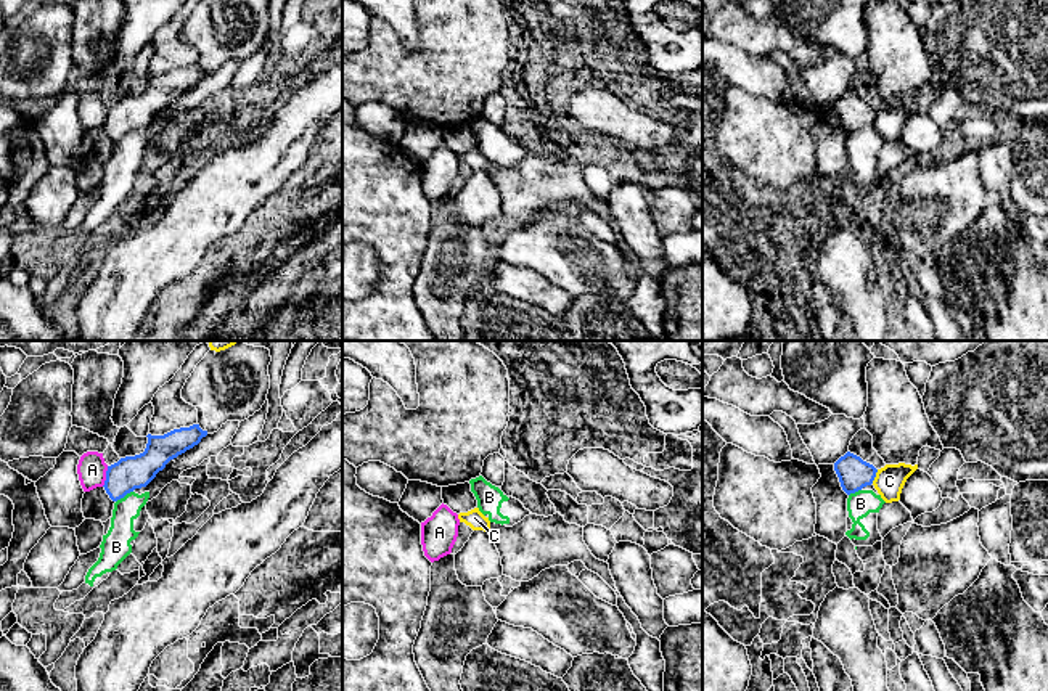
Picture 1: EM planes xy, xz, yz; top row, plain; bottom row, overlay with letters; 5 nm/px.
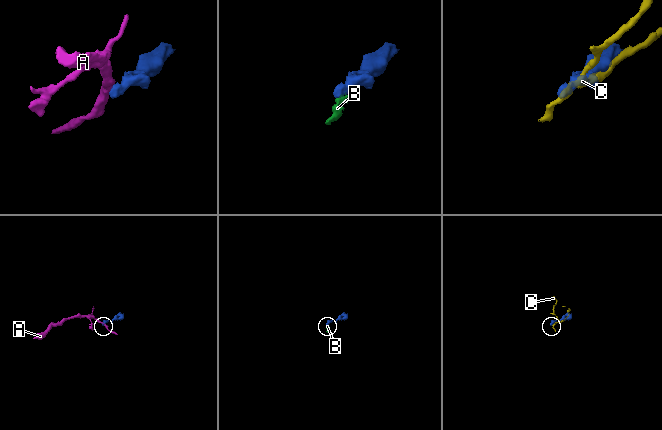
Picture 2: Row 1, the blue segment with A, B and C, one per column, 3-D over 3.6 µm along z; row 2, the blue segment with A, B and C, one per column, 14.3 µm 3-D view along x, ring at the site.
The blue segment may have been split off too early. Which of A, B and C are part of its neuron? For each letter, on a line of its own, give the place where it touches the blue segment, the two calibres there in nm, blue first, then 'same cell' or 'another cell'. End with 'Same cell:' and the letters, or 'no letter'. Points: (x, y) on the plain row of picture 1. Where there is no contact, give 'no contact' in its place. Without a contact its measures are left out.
A: xy (106, 116) | 170/140 nm | another cell
B: xy (124, 135) | 170/140 nm | another cell
C: yz (875, 116) | 160/150 nm | another cell
Same cell: no letter

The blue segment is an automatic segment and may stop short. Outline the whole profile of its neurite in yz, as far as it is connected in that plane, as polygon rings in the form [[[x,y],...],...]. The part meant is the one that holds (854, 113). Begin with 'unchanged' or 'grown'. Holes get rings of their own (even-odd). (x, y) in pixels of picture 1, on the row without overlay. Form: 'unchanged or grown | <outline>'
unchanged | [[[847,92],[834,103],[834,111],[839,117],[842,130],[850,135],[871,125],[878,109],[863,101],[860,96]]]

